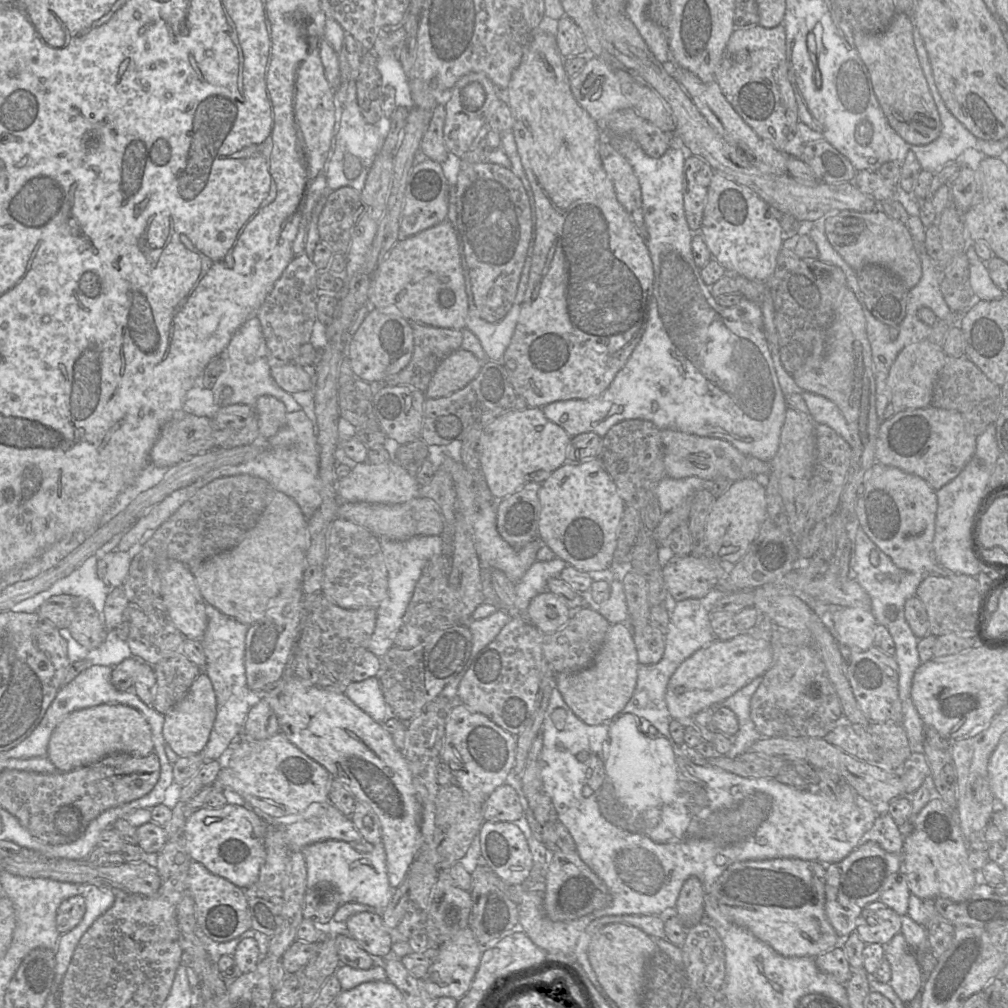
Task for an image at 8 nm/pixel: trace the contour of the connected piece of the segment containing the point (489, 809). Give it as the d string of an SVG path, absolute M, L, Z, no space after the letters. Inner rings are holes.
M509 784L497 787L482 805L484 821L515 822L525 815L518 792Z

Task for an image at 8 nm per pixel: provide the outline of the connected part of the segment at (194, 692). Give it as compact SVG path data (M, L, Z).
M201 672L183 699L164 716L163 737L179 757L200 753L205 747L216 717L216 695L206 672Z

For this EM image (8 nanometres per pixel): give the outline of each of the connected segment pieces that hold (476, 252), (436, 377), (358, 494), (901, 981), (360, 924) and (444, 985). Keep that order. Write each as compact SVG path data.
M489 162L462 163L457 182L451 187L456 197L456 231L460 238L461 258L469 268L476 308L483 320L497 323L507 315L514 303L531 239L531 208L527 192L511 169Z
M460 348L439 364L423 393L426 398L448 397L471 382L482 366L473 353Z
M394 459L381 463L355 462L350 473L337 481L336 493L341 502L368 502L394 505L411 500L419 495L420 486L416 477L410 475Z
M900 932L884 946L884 958L891 967L888 982L903 1002L909 1002L923 991L924 974L915 951Z
M359 912L346 922L347 934L371 956L385 958L391 952L392 936L379 913Z
M468 926L459 930L450 939L438 946L438 955L427 973L419 980L419 987L424 1004L430 1004L439 997L447 996L461 999L469 990L480 964L483 947L476 940Z

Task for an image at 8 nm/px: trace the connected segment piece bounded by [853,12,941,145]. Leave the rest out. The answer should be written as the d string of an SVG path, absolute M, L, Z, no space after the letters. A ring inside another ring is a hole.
M897 12L882 33L853 32L853 38L890 126L910 144L925 145L934 141L941 132L940 116L918 60L909 17Z

